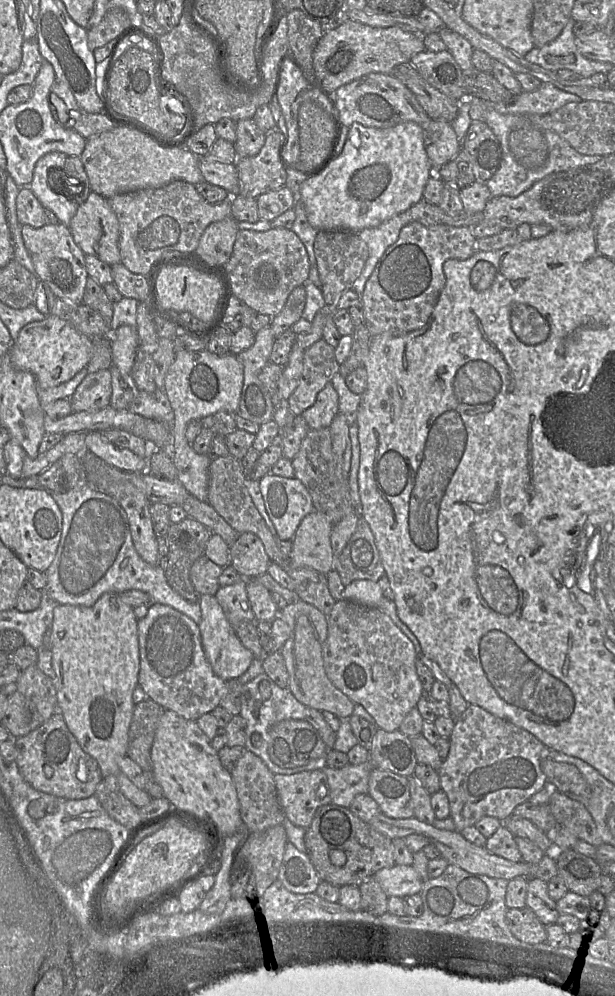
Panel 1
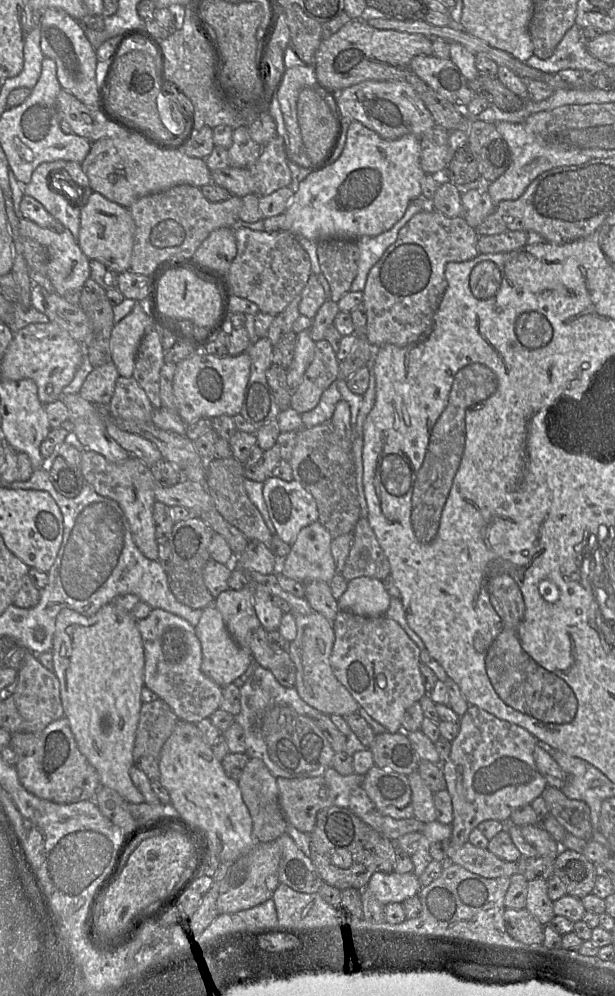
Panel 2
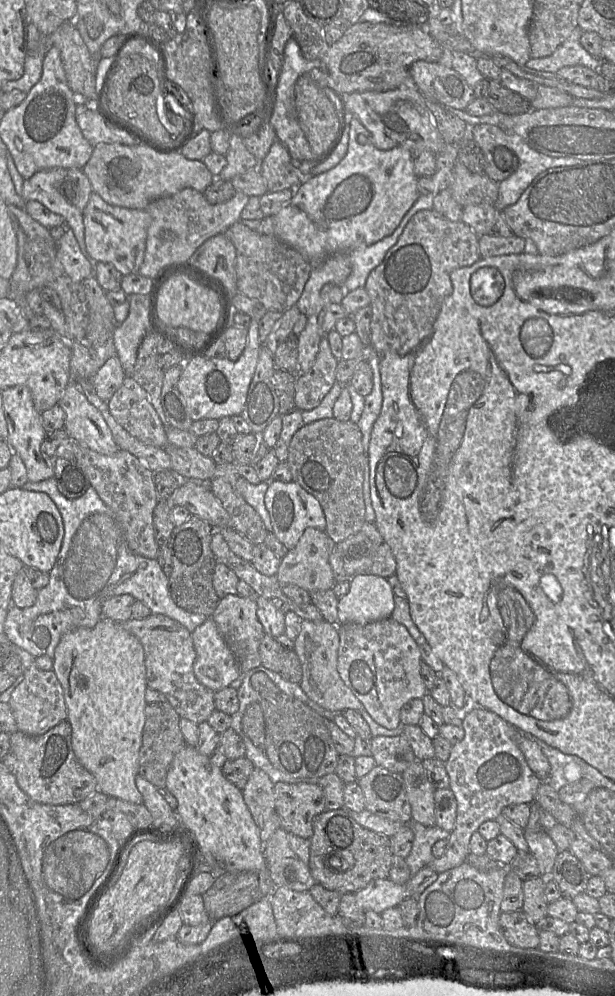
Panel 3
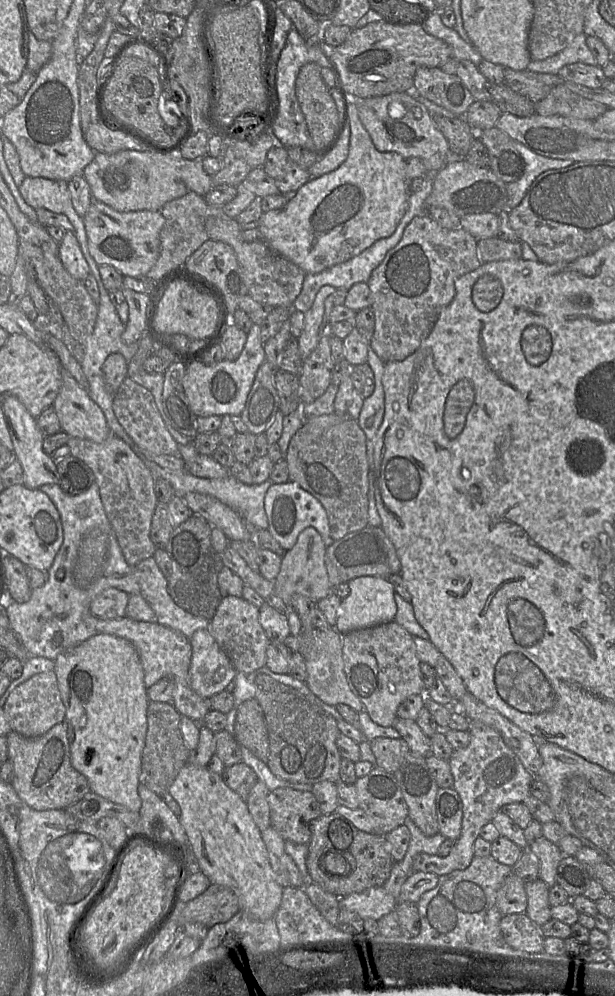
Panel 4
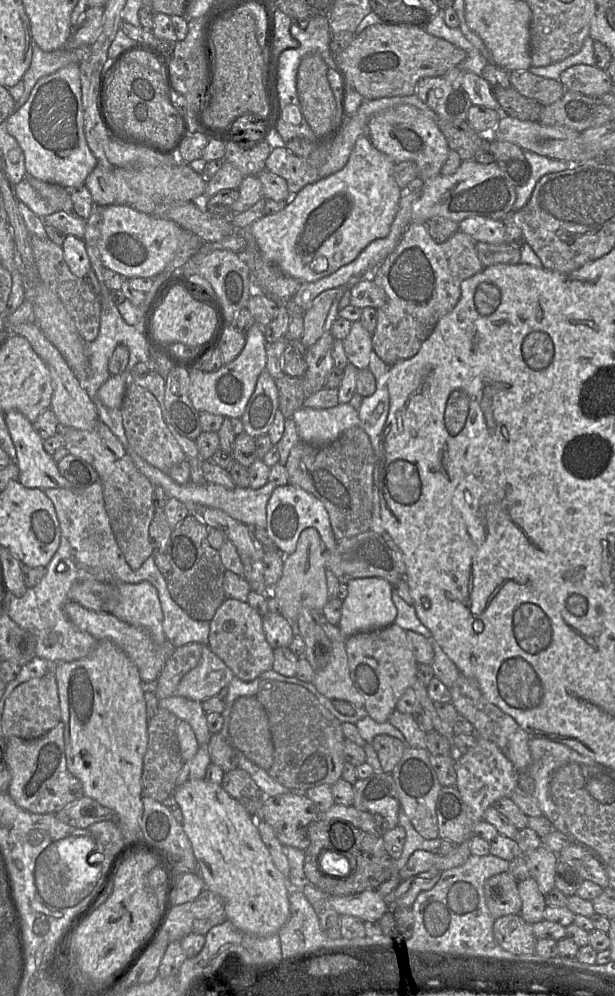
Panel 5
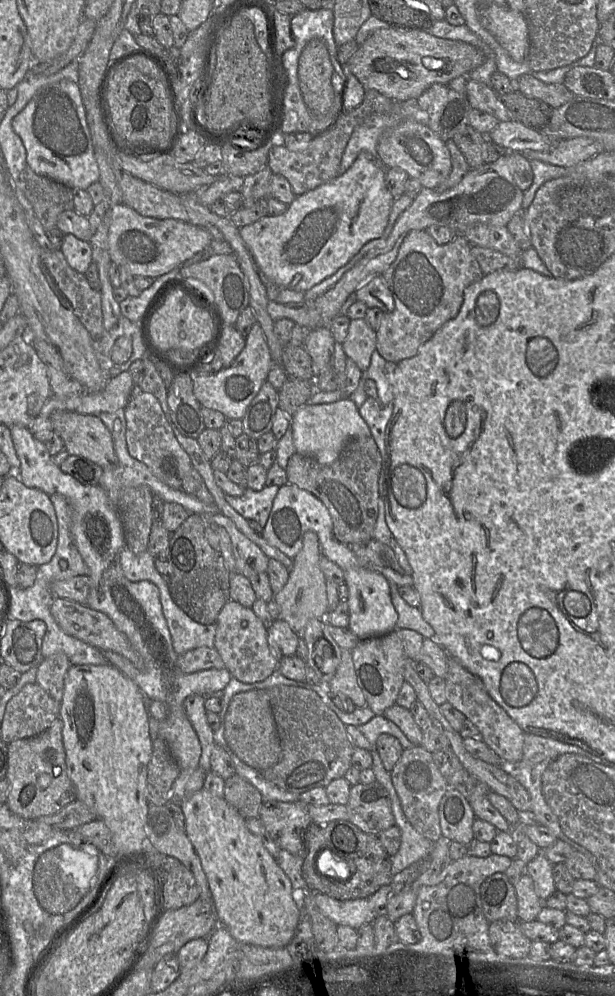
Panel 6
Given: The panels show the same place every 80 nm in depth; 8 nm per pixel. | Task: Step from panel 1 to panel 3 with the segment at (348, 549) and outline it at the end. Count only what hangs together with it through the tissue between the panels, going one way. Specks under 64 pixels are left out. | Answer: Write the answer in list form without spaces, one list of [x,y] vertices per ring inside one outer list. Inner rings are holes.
[[[365,522],[360,530],[372,543],[372,563],[368,573],[388,578],[396,573],[396,561],[389,545],[374,523]]]

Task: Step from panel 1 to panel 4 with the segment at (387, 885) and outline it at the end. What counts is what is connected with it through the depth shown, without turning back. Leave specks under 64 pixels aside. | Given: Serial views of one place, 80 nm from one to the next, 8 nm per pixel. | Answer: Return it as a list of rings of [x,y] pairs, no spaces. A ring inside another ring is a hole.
[[[383,886],[371,887],[363,892],[351,893],[339,897],[339,910],[346,908],[357,913],[362,919],[378,920],[394,911],[399,898],[386,891]]]

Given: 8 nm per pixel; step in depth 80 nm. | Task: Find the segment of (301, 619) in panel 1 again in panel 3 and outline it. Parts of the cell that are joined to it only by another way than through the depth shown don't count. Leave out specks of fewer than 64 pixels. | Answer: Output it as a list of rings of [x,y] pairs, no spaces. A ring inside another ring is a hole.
[[[324,619],[321,621],[302,620],[299,634],[294,643],[294,652],[298,655],[302,667],[300,686],[312,701],[332,712],[365,709],[346,686],[338,672],[339,635],[336,625],[328,623]]]

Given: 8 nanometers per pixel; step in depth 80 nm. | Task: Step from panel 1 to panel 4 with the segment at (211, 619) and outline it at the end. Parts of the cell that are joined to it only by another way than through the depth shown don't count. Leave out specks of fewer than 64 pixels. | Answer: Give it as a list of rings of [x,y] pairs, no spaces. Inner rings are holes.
[[[208,629],[194,632],[190,643],[192,646],[189,668],[191,688],[204,698],[210,698],[225,690],[238,671],[219,648]]]

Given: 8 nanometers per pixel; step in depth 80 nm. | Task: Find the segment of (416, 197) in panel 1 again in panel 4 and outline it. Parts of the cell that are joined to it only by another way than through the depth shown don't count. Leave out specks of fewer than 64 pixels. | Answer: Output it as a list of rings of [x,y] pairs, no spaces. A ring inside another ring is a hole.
[[[349,96],[348,122],[350,145],[347,159],[336,170],[311,179],[289,196],[282,208],[262,214],[258,228],[262,240],[274,251],[300,267],[306,274],[315,274],[346,262],[369,248],[376,241],[391,236],[408,208],[410,195],[406,177],[406,159],[395,152],[379,152],[363,126],[356,100]]]

